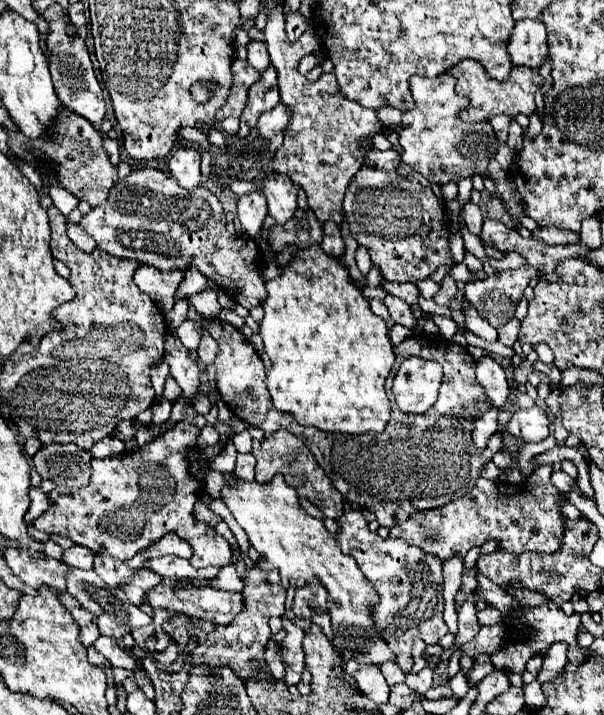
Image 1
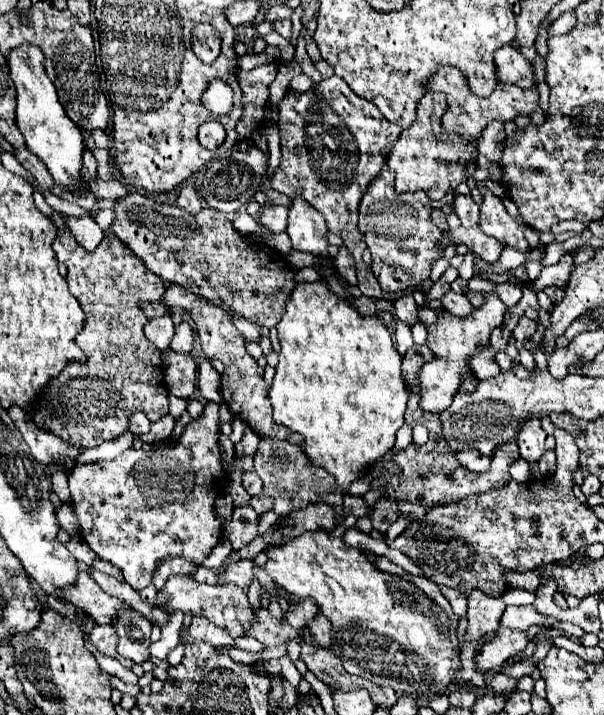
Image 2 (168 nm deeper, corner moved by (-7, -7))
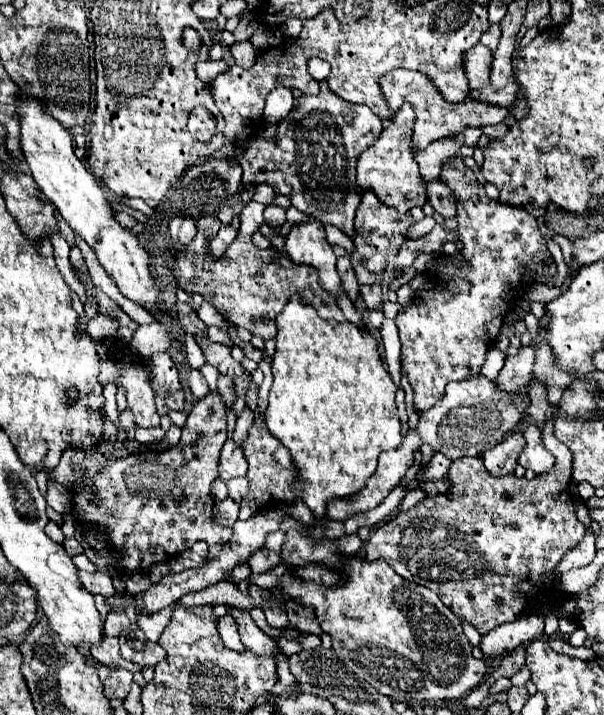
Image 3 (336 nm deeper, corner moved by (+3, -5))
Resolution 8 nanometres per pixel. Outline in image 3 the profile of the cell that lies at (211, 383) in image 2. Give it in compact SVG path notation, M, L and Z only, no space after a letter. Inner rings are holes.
M192 368L192 370L190 370L190 378L188 378L188 382L190 382L190 390L194 392L196 398L204 398L204 396L208 394L208 382L206 382L206 378L202 376L200 370Z

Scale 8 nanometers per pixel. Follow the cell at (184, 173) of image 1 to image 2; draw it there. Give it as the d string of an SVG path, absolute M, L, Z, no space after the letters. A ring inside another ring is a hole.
M184 186L176 204L178 204L178 208L184 208L184 212L188 212L188 214L198 214L202 208L202 198L196 194L196 190L192 186Z

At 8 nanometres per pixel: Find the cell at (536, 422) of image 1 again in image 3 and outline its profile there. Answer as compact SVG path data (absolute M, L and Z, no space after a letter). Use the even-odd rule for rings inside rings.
M528 424L522 430L522 436L526 440L526 446L522 448L518 456L518 464L522 468L532 468L536 474L548 472L554 464L554 456L544 450L542 438L540 438L540 428L536 424Z

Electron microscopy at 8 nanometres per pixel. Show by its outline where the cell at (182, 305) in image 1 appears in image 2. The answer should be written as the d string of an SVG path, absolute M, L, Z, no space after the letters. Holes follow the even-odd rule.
M188 322L176 324L176 330L174 330L174 336L172 336L170 348L176 350L176 352L186 352L186 354L190 354L192 342L194 342L194 332L192 332L190 324L188 324Z

